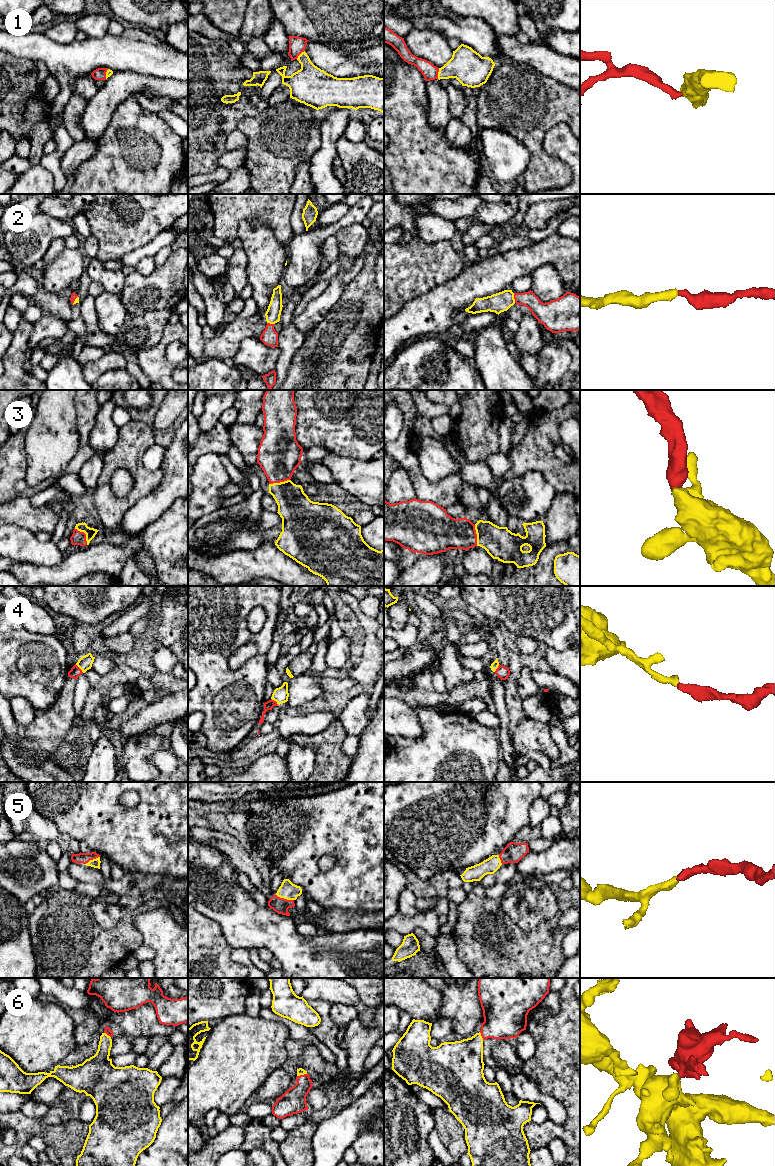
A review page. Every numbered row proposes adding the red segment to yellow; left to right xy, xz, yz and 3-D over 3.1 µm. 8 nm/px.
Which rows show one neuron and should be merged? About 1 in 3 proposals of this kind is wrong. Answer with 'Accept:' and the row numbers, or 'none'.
Accept: 1, 2, 3, 4, 5, 6

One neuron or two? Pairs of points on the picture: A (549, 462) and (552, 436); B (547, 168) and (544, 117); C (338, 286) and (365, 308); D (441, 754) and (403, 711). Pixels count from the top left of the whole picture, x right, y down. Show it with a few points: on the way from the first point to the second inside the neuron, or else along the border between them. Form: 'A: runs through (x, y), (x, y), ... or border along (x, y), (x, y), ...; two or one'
A: runs through (548, 456), (548, 442); one
B: runs through (538, 155), (537, 130); one
C: border along (346, 285), (339, 299), (330, 310); two
D: border along (415, 709), (421, 734), (417, 737), (398, 737); two

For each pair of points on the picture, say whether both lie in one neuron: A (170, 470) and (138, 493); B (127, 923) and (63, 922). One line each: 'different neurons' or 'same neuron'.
A: different neurons
B: same neuron

